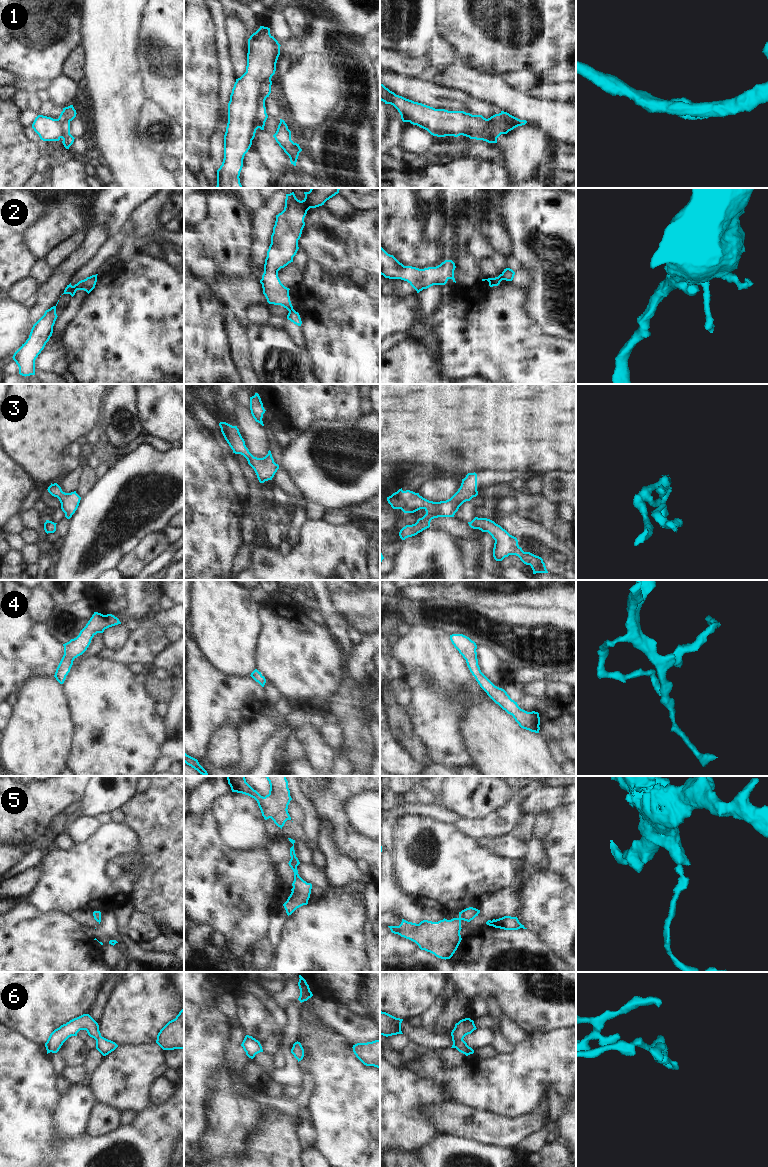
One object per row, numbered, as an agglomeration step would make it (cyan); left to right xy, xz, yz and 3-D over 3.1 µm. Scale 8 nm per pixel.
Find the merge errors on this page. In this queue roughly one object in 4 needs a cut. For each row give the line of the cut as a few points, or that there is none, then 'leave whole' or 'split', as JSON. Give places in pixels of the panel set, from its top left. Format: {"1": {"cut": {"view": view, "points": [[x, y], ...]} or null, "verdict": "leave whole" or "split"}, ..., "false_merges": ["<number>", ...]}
{"1": {"cut": {"view": "xy", "points": [[69, 120], [60, 123], [60, 130], [66, 136], [65, 146]]}, "verdict": "split"}, "2": {"cut": {"view": "yz", "points": [[499, 275], [503, 279]]}, "verdict": "split"}, "3": {"cut": null, "verdict": "leave whole"}, "4": {"cut": null, "verdict": "leave whole"}, "5": {"cut": null, "verdict": "leave whole"}, "6": {"cut": null, "verdict": "leave whole"}, "false_merges": ["1", "2"]}

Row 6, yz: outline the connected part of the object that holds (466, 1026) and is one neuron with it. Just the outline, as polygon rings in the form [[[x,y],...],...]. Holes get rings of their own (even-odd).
[[[470,1018],[462,1019],[456,1023],[451,1032],[453,1041],[451,1048],[456,1048],[459,1052],[465,1054],[466,1056],[473,1054],[474,1050],[469,1047],[463,1039],[466,1035],[471,1034],[476,1029],[474,1021]]]

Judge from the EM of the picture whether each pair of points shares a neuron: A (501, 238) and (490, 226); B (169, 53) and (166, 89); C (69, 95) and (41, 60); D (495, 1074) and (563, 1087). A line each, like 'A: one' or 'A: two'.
A: one
B: one
C: two
D: one

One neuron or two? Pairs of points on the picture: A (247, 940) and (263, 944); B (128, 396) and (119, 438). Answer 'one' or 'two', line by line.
A: two
B: one

